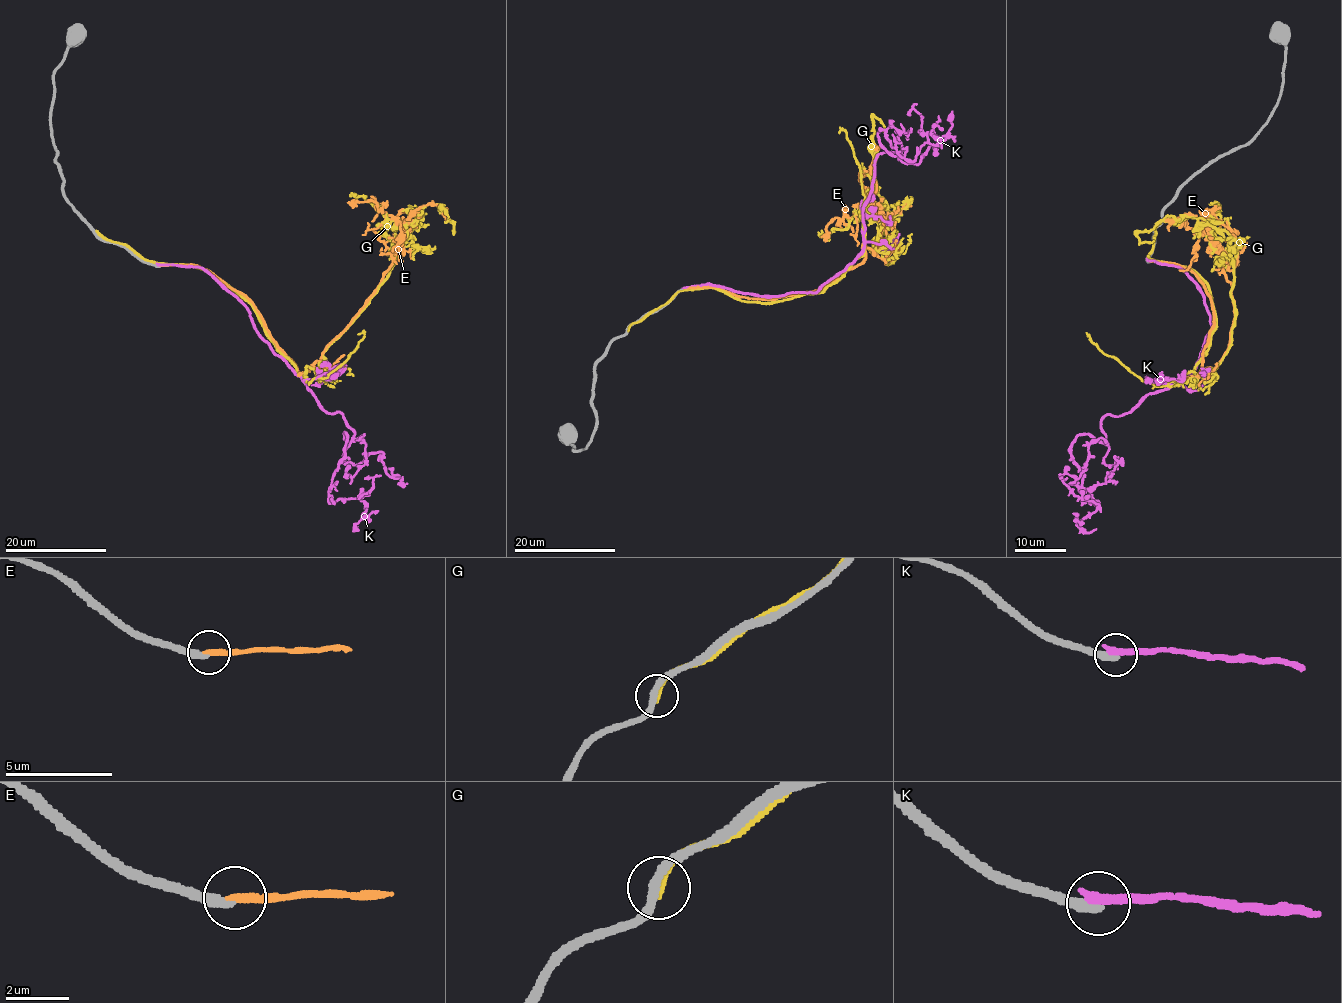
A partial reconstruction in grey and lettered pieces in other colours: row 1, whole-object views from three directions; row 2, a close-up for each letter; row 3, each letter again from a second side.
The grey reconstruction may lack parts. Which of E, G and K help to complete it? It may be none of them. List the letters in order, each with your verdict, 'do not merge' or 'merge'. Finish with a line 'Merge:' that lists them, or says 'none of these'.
E: do not merge
G: do not merge
K: do not merge
Merge: none of these

